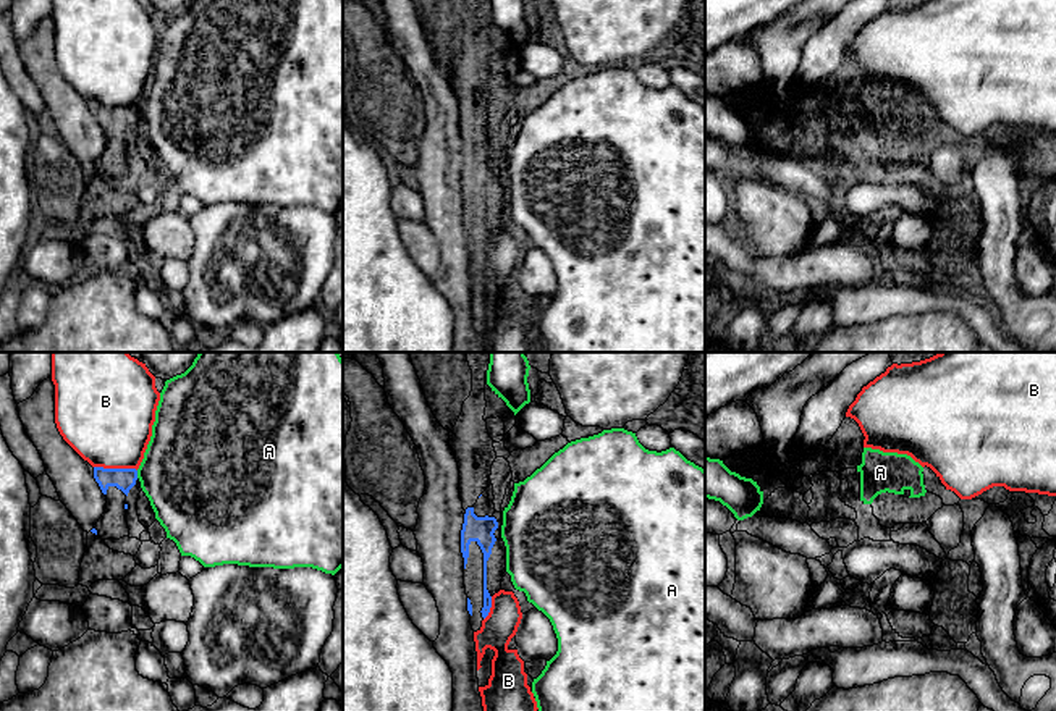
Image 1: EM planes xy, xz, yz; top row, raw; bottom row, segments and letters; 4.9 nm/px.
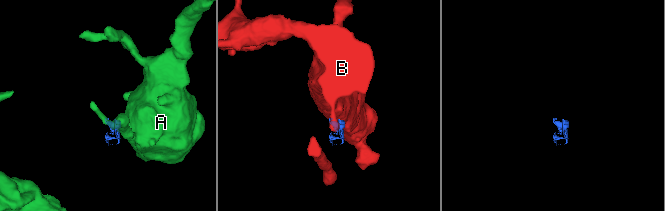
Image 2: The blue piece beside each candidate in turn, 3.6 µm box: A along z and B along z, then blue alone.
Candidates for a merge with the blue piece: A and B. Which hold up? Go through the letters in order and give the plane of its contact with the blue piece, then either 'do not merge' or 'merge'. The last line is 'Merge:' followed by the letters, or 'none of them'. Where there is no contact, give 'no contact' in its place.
A: meets blue in xy; do not merge
B: meets blue in xy; do not merge
Merge: none of them

